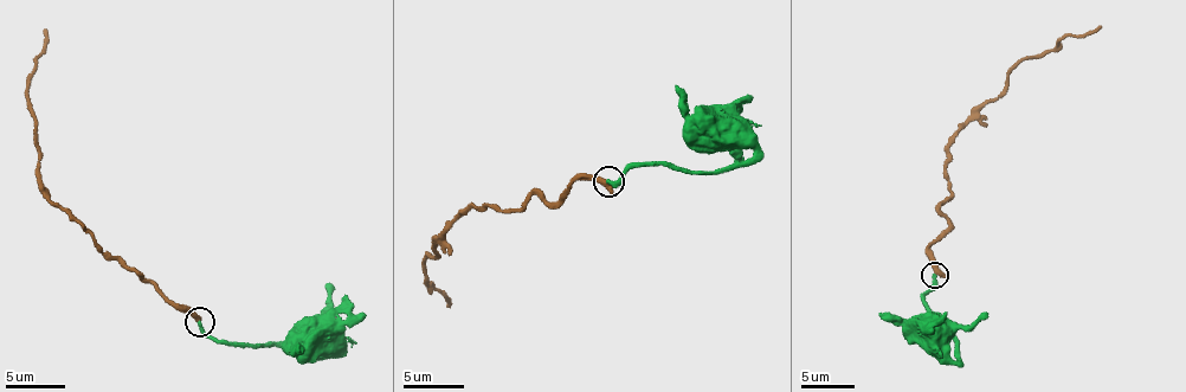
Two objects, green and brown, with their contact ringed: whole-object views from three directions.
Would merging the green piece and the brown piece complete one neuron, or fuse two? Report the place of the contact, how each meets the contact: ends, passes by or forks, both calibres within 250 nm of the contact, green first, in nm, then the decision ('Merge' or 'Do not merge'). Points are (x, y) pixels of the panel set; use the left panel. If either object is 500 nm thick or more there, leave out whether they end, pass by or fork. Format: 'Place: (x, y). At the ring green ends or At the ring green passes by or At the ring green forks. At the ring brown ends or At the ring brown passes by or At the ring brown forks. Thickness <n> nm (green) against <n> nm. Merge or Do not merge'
Place: (199, 322). At the ring green ends. At the ring brown ends. Thickness 280 nm (green) against 480 nm. Do not merge

